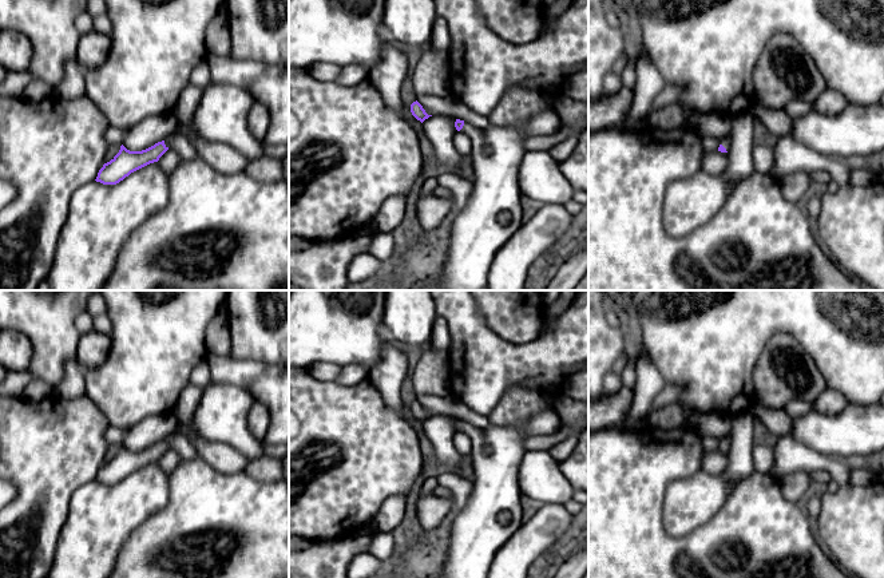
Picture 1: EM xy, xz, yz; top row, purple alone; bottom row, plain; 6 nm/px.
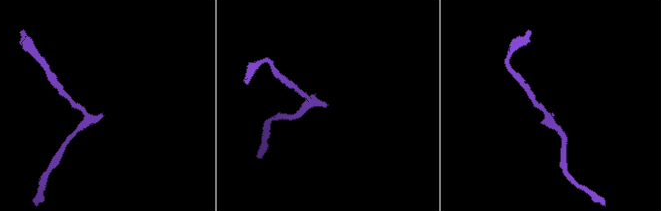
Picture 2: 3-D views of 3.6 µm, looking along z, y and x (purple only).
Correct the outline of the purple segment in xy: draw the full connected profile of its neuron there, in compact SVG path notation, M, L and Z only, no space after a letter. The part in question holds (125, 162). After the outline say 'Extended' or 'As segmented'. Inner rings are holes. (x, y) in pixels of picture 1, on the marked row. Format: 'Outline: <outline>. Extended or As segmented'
Outline: M211 82L203 88L190 131L178 127L166 140L142 151L130 151L122 144L119 153L99 170L95 181L116 185L131 173L158 162L170 149L170 139L175 134L185 135L189 140L198 138L225 143L237 149L249 162L255 161L263 155L262 142L247 127L247 114L255 103L250 92L241 87Z. Extended

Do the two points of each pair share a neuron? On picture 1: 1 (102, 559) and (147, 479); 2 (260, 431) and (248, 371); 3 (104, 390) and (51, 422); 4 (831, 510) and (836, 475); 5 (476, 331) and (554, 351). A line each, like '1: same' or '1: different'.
1: same
2: different
3: different
4: different
5: same

